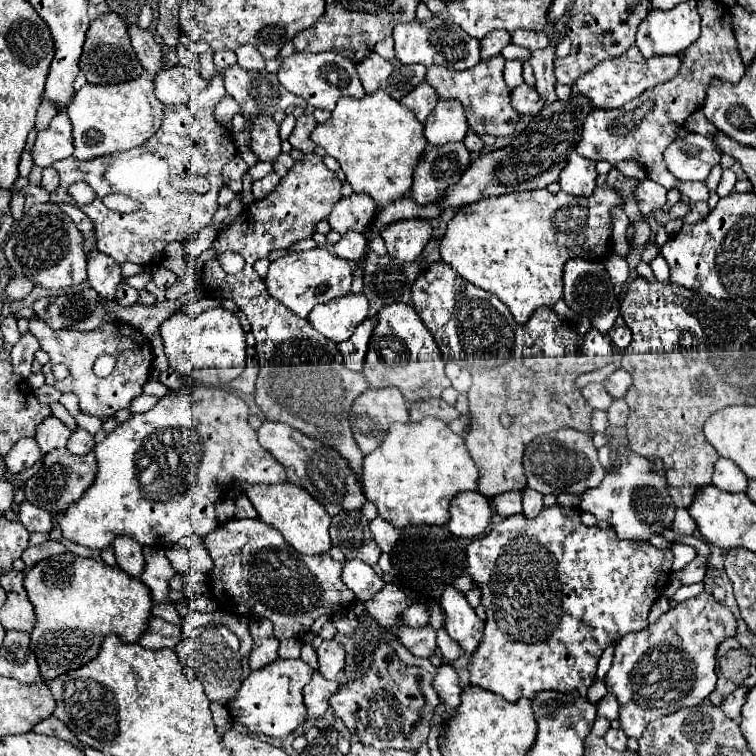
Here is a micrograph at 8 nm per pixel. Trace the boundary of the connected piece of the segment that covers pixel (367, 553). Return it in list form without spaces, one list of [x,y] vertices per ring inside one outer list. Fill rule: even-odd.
[[[343,511],[331,519],[331,541],[339,547],[345,559],[361,559],[367,565],[377,565],[381,549],[375,543],[369,521],[357,511]]]

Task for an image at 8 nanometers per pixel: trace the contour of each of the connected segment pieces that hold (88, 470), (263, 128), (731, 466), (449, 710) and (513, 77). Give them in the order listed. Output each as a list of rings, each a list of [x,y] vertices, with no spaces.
[[[53,449],[51,453],[45,455],[43,467],[25,483],[25,501],[33,503],[35,507],[47,509],[49,513],[65,511],[69,505],[79,501],[79,497],[89,489],[93,483],[97,465],[95,465],[95,453],[87,453],[83,457],[71,455],[67,449]]]
[[[259,115],[251,123],[251,149],[261,161],[275,161],[281,153],[279,123],[267,115]]]
[[[719,459],[715,463],[715,471],[713,471],[713,481],[711,485],[719,487],[721,491],[729,491],[729,493],[741,493],[747,489],[747,477],[743,475],[743,471],[729,459]]]
[[[441,663],[437,667],[437,673],[433,677],[433,689],[437,691],[439,701],[445,705],[445,719],[453,717],[455,709],[461,703],[461,685],[459,685],[459,677],[457,671],[449,665],[449,663]]]
[[[507,61],[505,63],[505,81],[511,89],[523,83],[523,63],[521,61]]]

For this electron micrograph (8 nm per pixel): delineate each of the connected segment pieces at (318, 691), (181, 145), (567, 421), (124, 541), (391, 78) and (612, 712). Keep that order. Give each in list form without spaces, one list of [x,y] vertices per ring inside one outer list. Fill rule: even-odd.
[[[315,673],[311,683],[305,685],[303,695],[305,695],[305,705],[307,705],[307,715],[309,717],[321,717],[327,707],[331,695],[339,689],[339,681],[329,681],[321,673]]]
[[[173,105],[173,107],[165,109],[165,123],[161,123],[159,131],[155,135],[151,135],[137,149],[103,155],[103,157],[89,159],[89,161],[79,161],[75,157],[57,161],[53,167],[57,169],[61,183],[59,183],[59,189],[51,193],[51,201],[71,205],[75,201],[67,193],[67,187],[77,181],[85,181],[87,185],[91,185],[93,191],[97,193],[97,197],[93,203],[81,205],[79,209],[95,225],[99,251],[113,257],[115,261],[129,261],[129,263],[137,263],[137,265],[145,267],[149,263],[161,261],[161,253],[169,241],[185,241],[185,239],[189,239],[189,235],[193,235],[195,231],[199,231],[211,223],[211,219],[219,207],[217,193],[223,187],[221,169],[231,157],[235,157],[235,153],[237,153],[237,147],[233,143],[233,135],[229,129],[225,129],[223,125],[219,125],[215,121],[213,109],[195,109],[195,107],[187,107],[187,105]],[[111,193],[123,193],[123,195],[131,197],[133,201],[139,203],[139,209],[135,209],[131,213],[123,213],[119,219],[117,211],[111,211],[103,205],[103,197],[111,195]]]
[[[443,261],[433,263],[417,277],[413,305],[433,333],[443,355],[445,374],[457,390],[445,389],[441,399],[455,405],[459,395],[467,395],[469,413],[461,413],[449,427],[467,441],[467,449],[479,467],[481,495],[491,499],[505,491],[525,489],[523,453],[535,437],[563,427],[593,435],[593,407],[585,403],[575,379],[613,361],[613,341],[605,333],[591,327],[581,337],[549,307],[537,309],[537,319],[531,323],[519,325],[503,301],[467,283]],[[501,413],[513,417],[511,427],[501,425]]]
[[[119,535],[117,539],[113,539],[111,547],[113,547],[115,559],[117,559],[117,567],[121,567],[131,577],[139,579],[139,575],[145,567],[141,545],[135,539],[127,537],[127,535]]]
[[[371,53],[365,61],[357,65],[357,73],[367,95],[383,89],[399,101],[425,79],[427,69],[423,65],[403,65],[397,59],[387,61],[381,55]]]
[[[607,693],[599,703],[597,703],[597,715],[605,717],[609,721],[615,721],[619,715],[619,703],[613,693]]]

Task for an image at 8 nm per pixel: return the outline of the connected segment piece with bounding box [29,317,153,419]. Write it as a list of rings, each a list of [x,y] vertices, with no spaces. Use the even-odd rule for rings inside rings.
[[[31,317],[29,319],[29,333],[37,337],[37,341],[41,343],[41,349],[51,357],[51,363],[43,367],[47,383],[51,383],[51,377],[53,377],[51,367],[55,363],[67,365],[67,369],[69,369],[67,379],[53,381],[53,385],[61,393],[75,393],[79,397],[79,407],[83,413],[95,415],[101,419],[113,417],[119,409],[129,407],[129,403],[143,393],[143,385],[147,383],[151,367],[153,367],[153,353],[151,353],[149,339],[143,333],[139,333],[135,327],[121,323],[121,321],[111,321],[111,323],[103,323],[101,327],[93,329],[89,333],[53,331],[41,319]],[[101,353],[115,355],[115,359],[117,359],[115,371],[105,379],[97,377],[93,373],[93,363]]]

